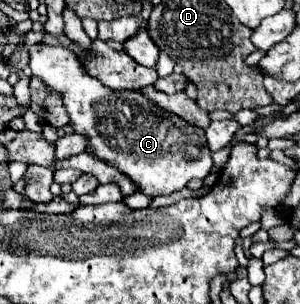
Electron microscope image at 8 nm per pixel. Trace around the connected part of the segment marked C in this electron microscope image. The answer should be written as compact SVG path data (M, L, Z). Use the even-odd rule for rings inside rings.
M32 45L30 47L30 69L36 77L40 77L46 87L60 91L64 99L64 107L70 115L70 125L76 133L82 133L88 141L86 153L92 153L94 157L100 157L102 161L108 161L112 167L120 169L124 175L128 175L142 193L150 197L158 195L170 195L182 187L188 185L190 179L204 179L212 167L212 153L206 145L204 129L194 127L190 123L184 123L174 113L168 113L166 109L160 109L158 105L152 105L140 91L112 91L104 87L98 79L92 79L82 69L78 57L66 49L66 47L46 47L46 45Z

